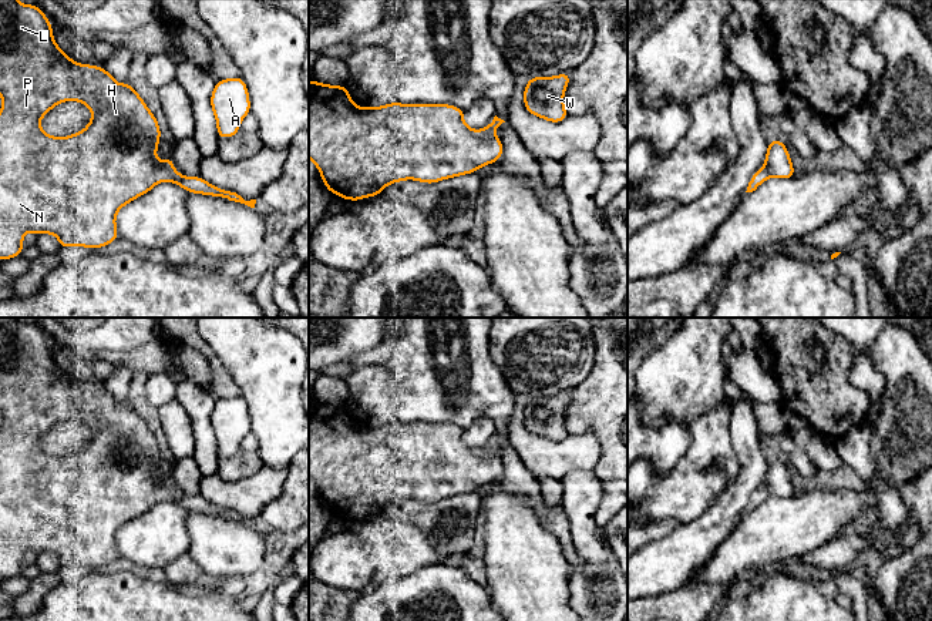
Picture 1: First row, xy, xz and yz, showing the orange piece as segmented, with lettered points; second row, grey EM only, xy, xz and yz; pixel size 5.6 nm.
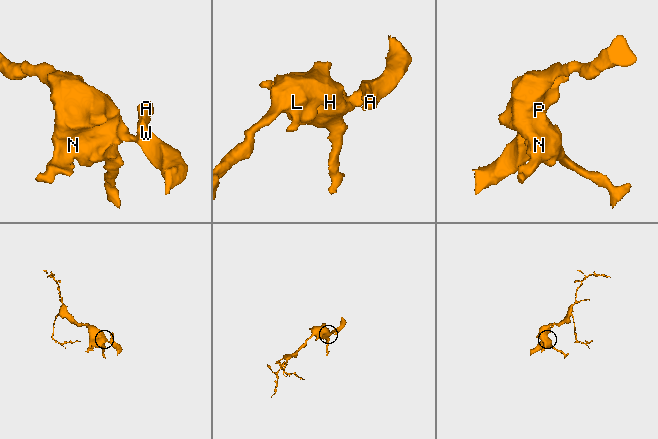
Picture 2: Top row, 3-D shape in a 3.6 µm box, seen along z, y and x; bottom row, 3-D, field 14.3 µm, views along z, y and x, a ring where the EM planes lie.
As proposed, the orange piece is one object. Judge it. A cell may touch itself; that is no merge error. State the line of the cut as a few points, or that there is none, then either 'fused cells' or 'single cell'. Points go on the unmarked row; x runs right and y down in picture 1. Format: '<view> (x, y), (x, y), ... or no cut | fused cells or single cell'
no cut | single cell

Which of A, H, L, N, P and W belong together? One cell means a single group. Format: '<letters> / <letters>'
A H L N P W

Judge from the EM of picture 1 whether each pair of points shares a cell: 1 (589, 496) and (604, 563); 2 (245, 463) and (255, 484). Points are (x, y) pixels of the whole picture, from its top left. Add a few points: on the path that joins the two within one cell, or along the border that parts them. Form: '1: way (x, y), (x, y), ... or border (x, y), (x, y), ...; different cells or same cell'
1: way (585, 513), (585, 539), (591, 546); same cell
2: border (262, 466), (234, 480), (224, 480), (218, 475); different cells

